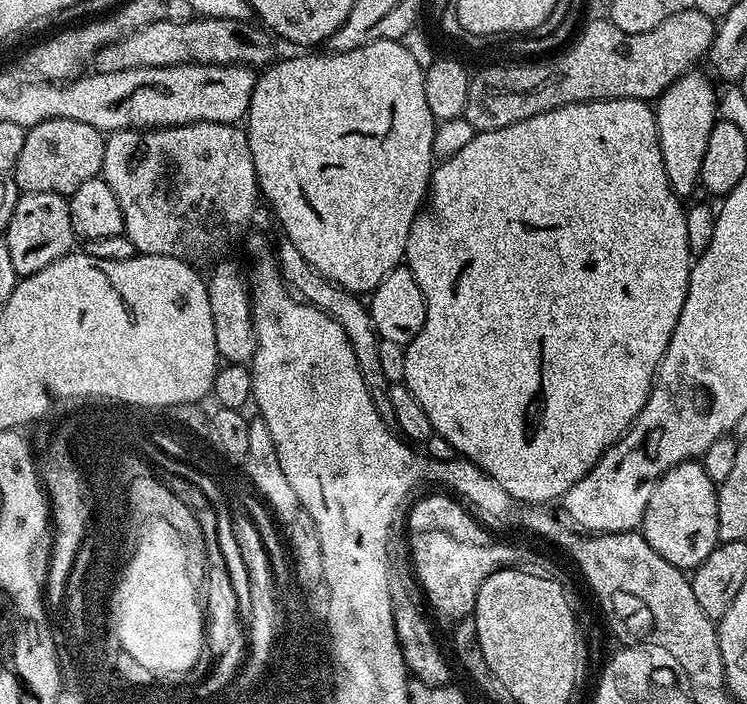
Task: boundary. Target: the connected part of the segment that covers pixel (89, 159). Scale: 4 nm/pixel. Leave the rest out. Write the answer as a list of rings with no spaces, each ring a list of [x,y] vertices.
[[[54,118],[41,124],[35,124],[26,131],[26,142],[22,146],[22,155],[14,169],[16,187],[21,193],[41,192],[42,194],[62,194],[71,197],[82,182],[90,182],[101,175],[104,167],[105,133],[94,126],[86,126],[86,122],[74,122],[70,118]]]

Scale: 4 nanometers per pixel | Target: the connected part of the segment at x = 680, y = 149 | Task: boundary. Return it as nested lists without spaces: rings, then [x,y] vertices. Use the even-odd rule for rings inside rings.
[[[689,70],[677,78],[654,104],[666,178],[681,198],[687,198],[700,184],[706,142],[710,142],[710,130],[718,119],[718,88],[716,92],[715,86],[696,71],[700,70]]]

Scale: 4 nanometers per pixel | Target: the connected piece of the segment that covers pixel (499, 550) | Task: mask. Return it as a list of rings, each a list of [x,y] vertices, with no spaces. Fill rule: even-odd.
[[[426,529],[417,532],[412,540],[412,564],[416,567],[416,576],[424,587],[424,596],[428,604],[444,620],[459,622],[471,617],[476,611],[478,590],[482,582],[503,568],[519,568],[521,564],[536,564],[535,551],[515,548],[512,544],[491,542],[486,546],[472,546],[460,542],[438,529]]]

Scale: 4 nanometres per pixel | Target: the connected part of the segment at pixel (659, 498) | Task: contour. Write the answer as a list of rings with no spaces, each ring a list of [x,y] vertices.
[[[688,460],[671,468],[656,483],[646,506],[642,534],[666,562],[681,570],[694,570],[716,549],[718,543],[717,485],[707,476],[703,465]]]

